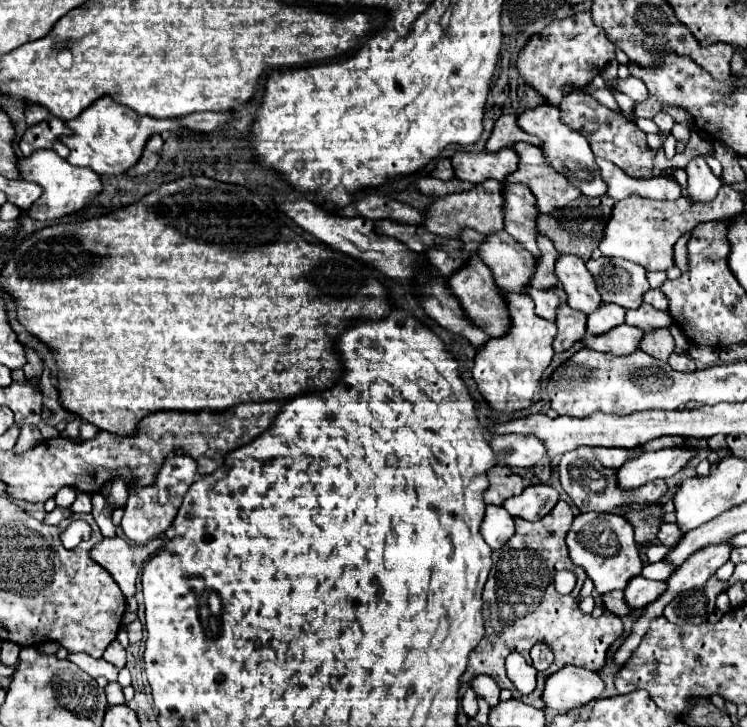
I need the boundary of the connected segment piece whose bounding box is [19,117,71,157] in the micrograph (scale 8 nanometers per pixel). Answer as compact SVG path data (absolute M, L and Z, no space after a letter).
M47 117L45 121L27 127L19 141L19 149L23 151L25 157L29 157L35 149L51 149L53 143L61 137L71 133L65 125L65 121L59 121L59 117Z

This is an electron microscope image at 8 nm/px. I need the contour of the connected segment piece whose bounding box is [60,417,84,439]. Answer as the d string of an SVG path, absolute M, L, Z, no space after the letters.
M76 417L73 421L67 423L66 428L60 433L61 437L65 438L79 438L79 429L84 420Z

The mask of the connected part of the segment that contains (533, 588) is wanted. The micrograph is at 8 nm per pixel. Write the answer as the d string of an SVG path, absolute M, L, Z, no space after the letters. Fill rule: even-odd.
M559 499L555 509L551 509L539 521L525 521L521 517L515 517L515 535L501 549L493 551L493 567L483 589L485 637L471 651L469 665L461 681L471 681L475 673L491 673L495 681L499 681L501 689L511 689L513 697L543 709L545 705L541 701L541 693L547 675L559 671L565 663L573 663L591 671L599 671L603 667L607 649L623 633L623 623L613 613L603 613L599 619L593 619L591 615L583 615L575 605L575 597L579 595L587 575L575 565L571 565L571 559L567 557L565 533L571 527L571 521L573 511L563 499ZM563 569L573 571L577 575L577 585L569 595L559 595L553 585L555 573ZM537 641L545 641L553 647L555 661L547 671L537 673L535 691L529 695L521 695L505 673L505 657L511 651L517 651L531 665L529 651Z

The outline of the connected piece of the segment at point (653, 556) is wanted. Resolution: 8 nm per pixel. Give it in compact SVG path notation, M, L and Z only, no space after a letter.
M653 545L646 552L649 563L652 564L661 560L669 551L671 551L671 549L673 549L673 547L668 548L663 545Z

